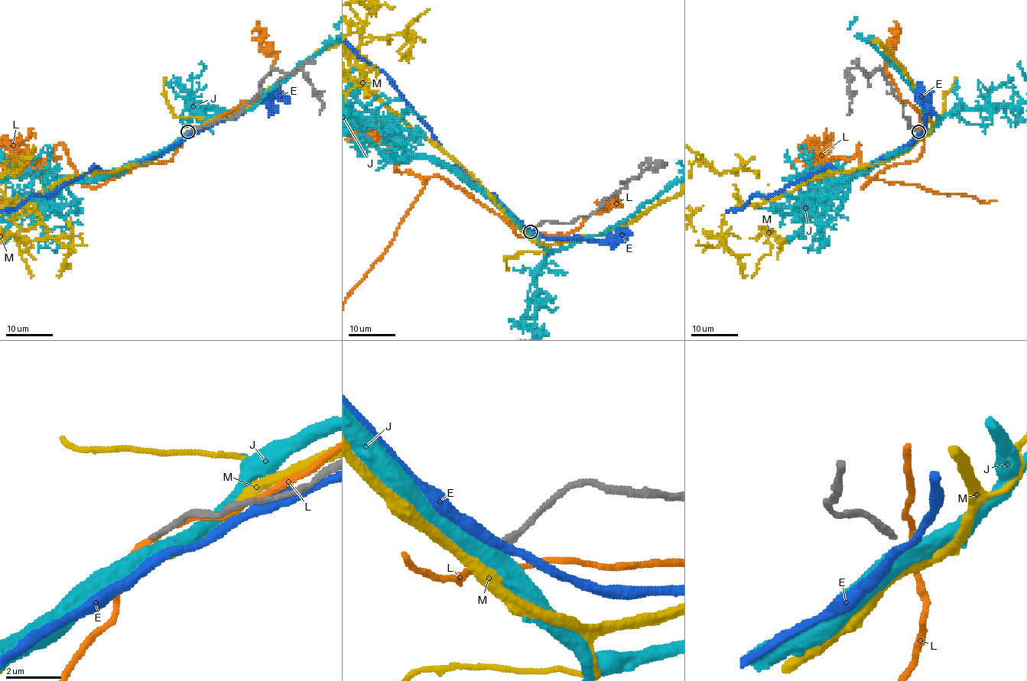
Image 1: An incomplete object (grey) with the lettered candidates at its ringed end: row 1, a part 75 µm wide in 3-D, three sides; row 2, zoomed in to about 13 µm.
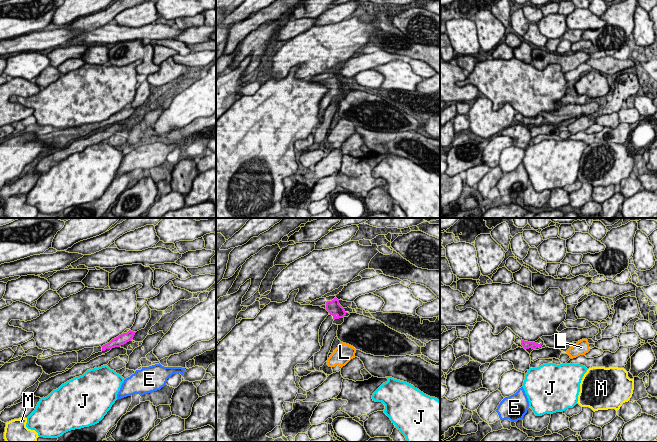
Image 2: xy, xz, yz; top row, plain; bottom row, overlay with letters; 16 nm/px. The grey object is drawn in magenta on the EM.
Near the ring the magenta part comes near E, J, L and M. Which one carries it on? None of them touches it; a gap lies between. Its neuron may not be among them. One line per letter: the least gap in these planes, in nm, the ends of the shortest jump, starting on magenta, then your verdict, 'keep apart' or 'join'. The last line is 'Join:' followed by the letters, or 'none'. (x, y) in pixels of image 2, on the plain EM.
E: 460 nm | xy (123, 120), (136, 146) | keep apart
J: 240 nm | xy (104, 126), (104, 141) | keep apart
L: 380 nm | xz (338, 94), (342, 118) | keep apart
M: 850 nm | yz (540, 122), (584, 150) | keep apart
Join: none

